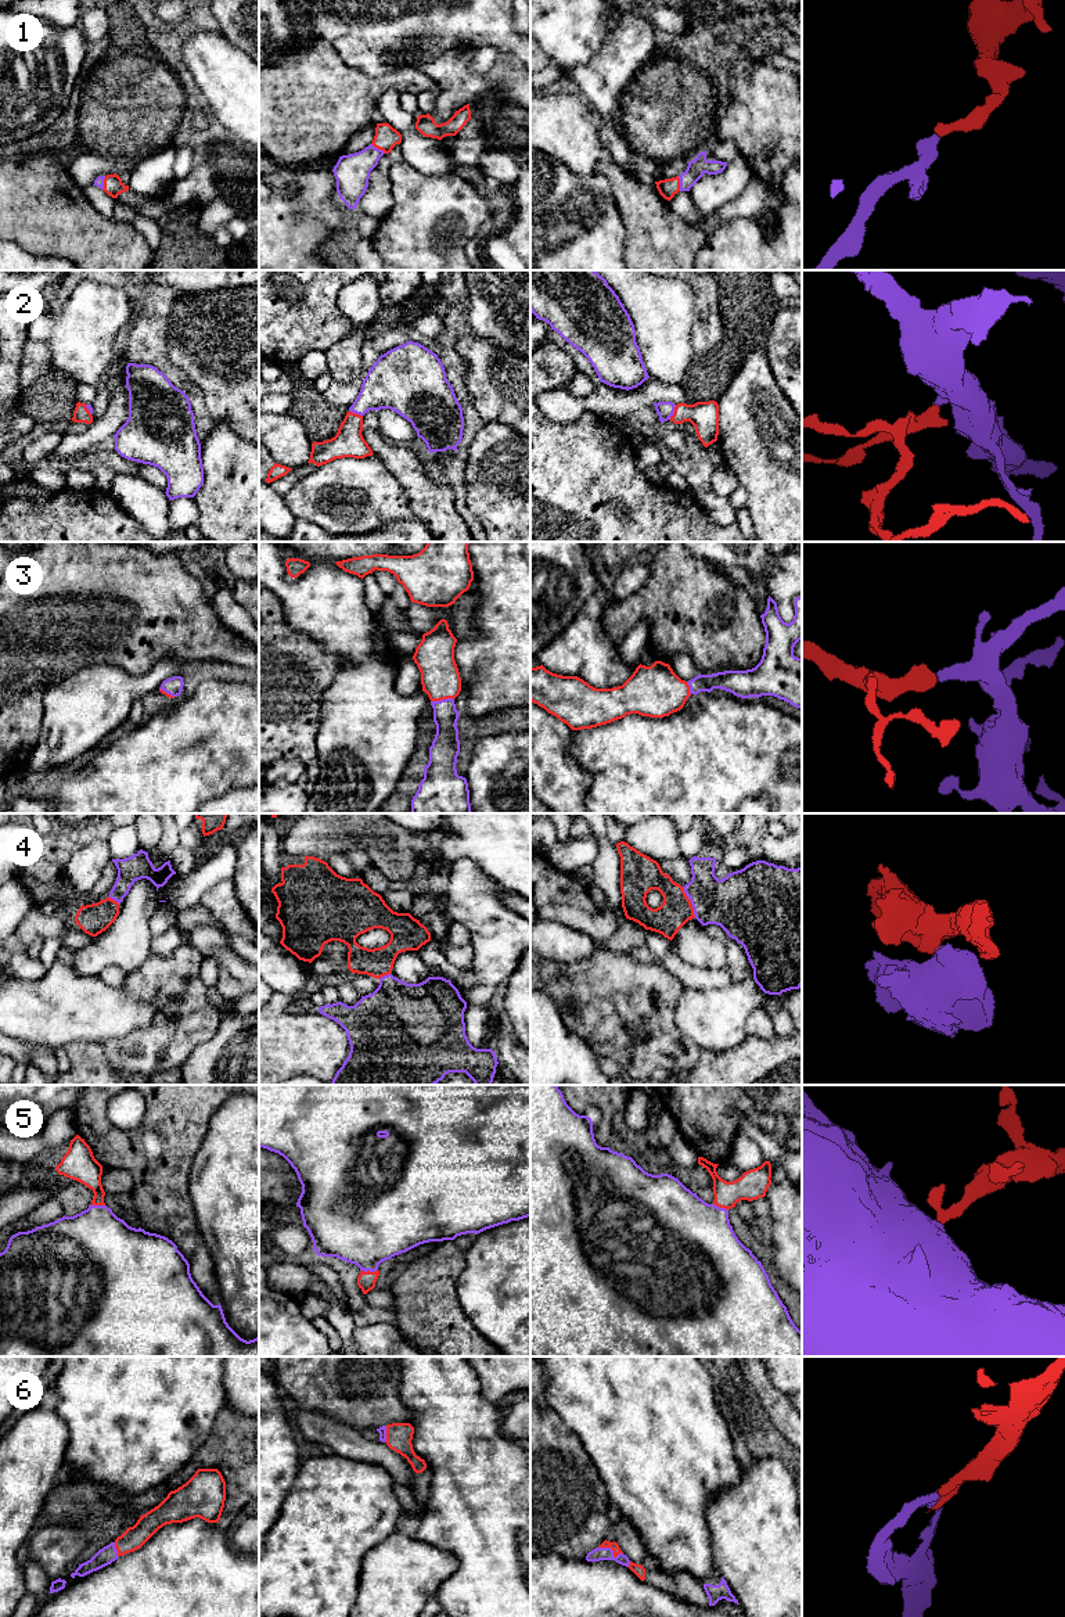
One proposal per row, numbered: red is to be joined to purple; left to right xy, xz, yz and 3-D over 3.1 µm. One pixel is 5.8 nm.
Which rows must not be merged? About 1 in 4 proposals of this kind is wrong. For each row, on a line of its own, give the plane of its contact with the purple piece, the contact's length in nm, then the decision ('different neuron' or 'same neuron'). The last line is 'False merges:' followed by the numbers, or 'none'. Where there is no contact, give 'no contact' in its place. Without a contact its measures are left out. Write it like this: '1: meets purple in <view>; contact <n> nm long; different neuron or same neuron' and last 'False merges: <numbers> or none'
1: meets purple in yz; contact 90 nm long; same neuron
2: meets purple in yz; contact 100 nm long; same neuron
3: meets purple in xz; contact 140 nm long; same neuron
4: meets purple in yz; contact 190 nm long; same neuron
5: meets purple in xz; contact 100 nm long; same neuron
6: meets purple in yz; contact 150 nm long; same neuron
False merges: none

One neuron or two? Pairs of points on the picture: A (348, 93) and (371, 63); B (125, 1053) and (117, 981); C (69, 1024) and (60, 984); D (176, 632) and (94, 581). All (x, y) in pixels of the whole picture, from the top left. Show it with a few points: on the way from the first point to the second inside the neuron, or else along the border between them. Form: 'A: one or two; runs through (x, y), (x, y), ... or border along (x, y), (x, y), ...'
A: two; border along (337, 53), (369, 75), (382, 75), (394, 67)
B: two; border along (123, 974), (121, 987)
C: one; runs through (69, 1014), (61, 1005), (60, 994)
D: one; runs through (157, 615), (129, 596), (115, 593)

